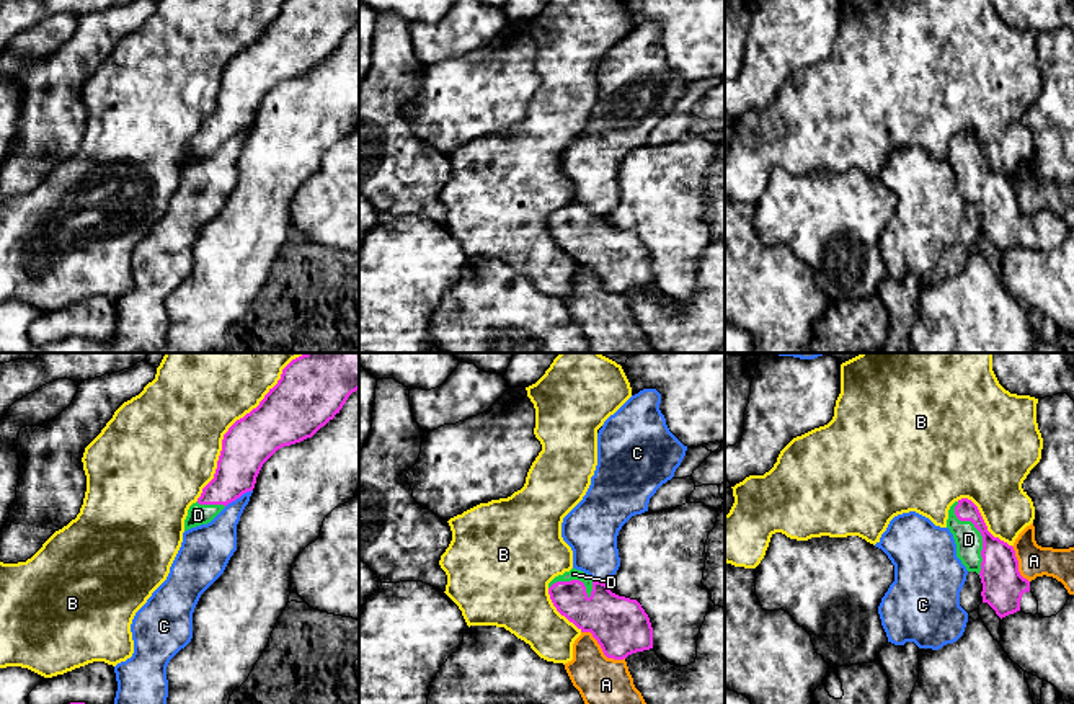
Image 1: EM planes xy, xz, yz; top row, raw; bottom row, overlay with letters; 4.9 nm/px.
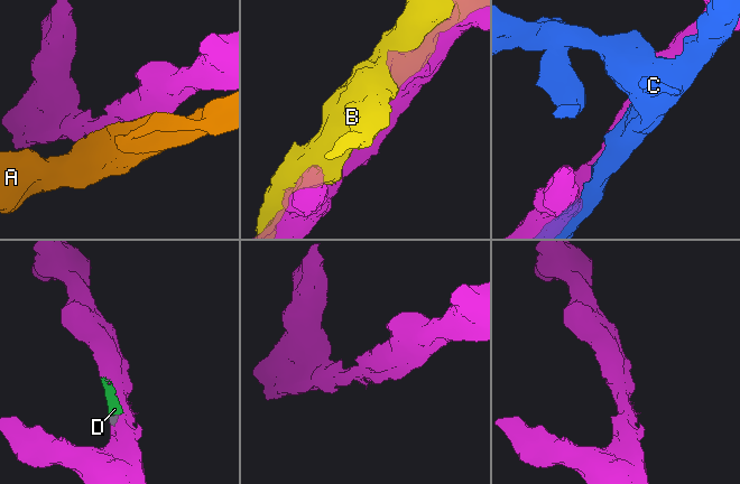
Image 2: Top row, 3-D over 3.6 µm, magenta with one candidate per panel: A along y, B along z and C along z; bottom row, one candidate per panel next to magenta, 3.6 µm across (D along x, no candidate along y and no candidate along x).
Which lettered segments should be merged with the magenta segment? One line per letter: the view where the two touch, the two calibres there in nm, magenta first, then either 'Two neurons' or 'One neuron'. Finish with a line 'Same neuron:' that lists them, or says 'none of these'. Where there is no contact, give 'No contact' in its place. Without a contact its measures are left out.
A: Touches magenta in xz. Thickness 280 nm (magenta) against 260 nm. Two neurons
B: Touches magenta in xy. Thickness 240 nm (magenta) against 460 nm. Two neurons
C: Touches magenta in xy. Thickness 240 nm (magenta) against 200 nm. Two neurons
D: Touches magenta in yz. Thickness 190 nm (magenta) against 140 nm. One neuron
Same neuron: D

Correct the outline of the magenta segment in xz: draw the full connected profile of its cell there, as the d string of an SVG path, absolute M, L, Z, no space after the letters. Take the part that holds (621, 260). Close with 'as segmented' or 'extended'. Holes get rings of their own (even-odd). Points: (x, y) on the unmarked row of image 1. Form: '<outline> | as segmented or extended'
M571 203L548 217L557 245L581 266L591 266L604 289L624 294L653 283L653 261L637 234L619 230L602 216Z | extended

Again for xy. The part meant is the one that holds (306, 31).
M286 0L256 42L237 54L222 74L214 113L188 144L184 165L211 157L229 137L251 126L263 98L281 82L312 72L359 23L359 0Z | extended

